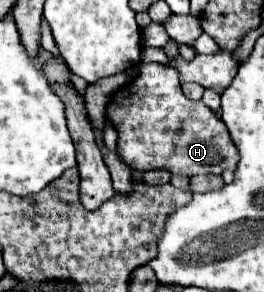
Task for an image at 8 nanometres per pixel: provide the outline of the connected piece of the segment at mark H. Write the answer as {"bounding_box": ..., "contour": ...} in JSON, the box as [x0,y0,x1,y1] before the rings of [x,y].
{"bounding_box":[106,64,240,178],"contour":[[[140,64],[140,76],[134,78],[130,84],[122,86],[120,90],[116,90],[108,104],[106,104],[106,120],[114,126],[114,130],[118,132],[118,156],[120,160],[124,160],[124,164],[128,164],[132,170],[168,170],[170,174],[176,174],[176,176],[184,176],[184,178],[192,178],[192,176],[200,176],[200,174],[222,174],[224,170],[236,170],[238,166],[238,160],[240,160],[240,154],[238,154],[238,148],[234,146],[232,138],[230,138],[230,132],[226,128],[226,124],[222,122],[222,118],[218,118],[204,102],[192,102],[188,100],[182,90],[180,90],[180,80],[178,80],[178,72],[170,66],[162,66],[162,64]]]}

